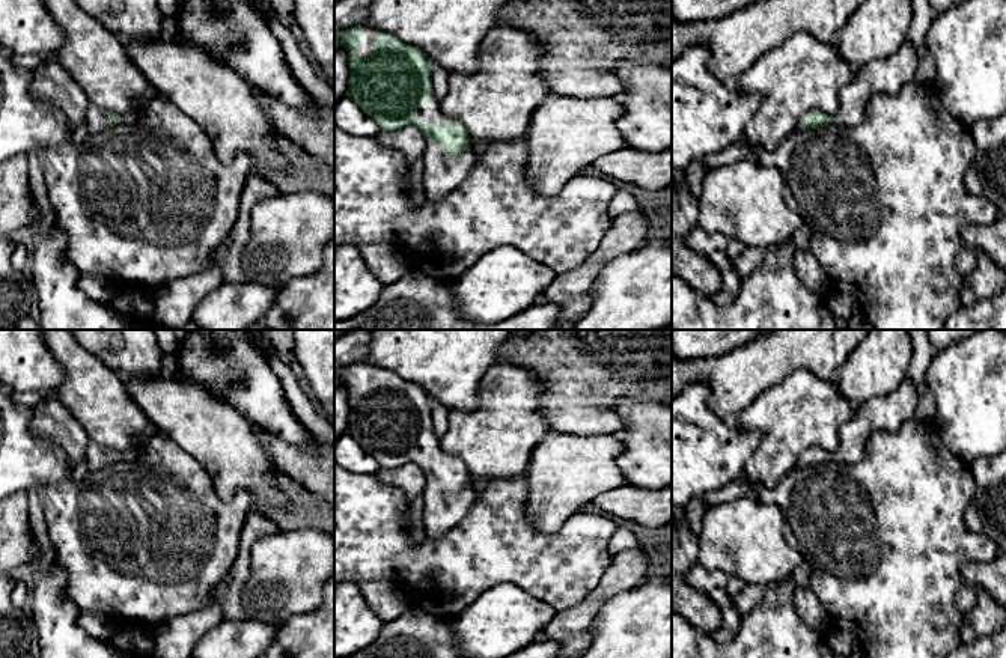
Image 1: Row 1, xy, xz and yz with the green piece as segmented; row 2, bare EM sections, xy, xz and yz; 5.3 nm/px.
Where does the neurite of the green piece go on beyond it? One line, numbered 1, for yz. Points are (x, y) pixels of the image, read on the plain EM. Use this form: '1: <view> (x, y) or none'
1: yz (886, 413)

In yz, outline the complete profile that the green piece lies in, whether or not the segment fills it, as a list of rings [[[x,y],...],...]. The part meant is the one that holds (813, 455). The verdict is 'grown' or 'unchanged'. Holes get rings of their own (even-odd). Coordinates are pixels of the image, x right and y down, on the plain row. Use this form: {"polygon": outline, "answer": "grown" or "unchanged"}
{"polygon": [[[907,376],[895,391],[870,398],[855,408],[852,419],[840,429],[840,444],[834,452],[810,447],[798,459],[797,468],[830,461],[858,462],[873,432],[895,432],[905,420],[914,417],[919,398],[920,393]]], "answer": "grown"}

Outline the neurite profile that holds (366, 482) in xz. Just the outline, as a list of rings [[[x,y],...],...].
[[[334,462],[334,583],[342,580],[387,580],[399,587],[413,608],[446,620],[473,604],[495,584],[512,583],[539,598],[557,611],[580,604],[604,577],[611,554],[608,544],[617,525],[596,510],[574,513],[559,532],[544,533],[527,515],[527,482],[523,476],[477,480],[468,513],[441,539],[425,536],[420,544],[411,539],[413,524],[404,518],[408,501],[402,489],[380,483],[372,474],[357,474]]]

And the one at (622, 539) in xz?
[[[617,529],[608,544],[608,553],[611,556],[620,554],[628,550],[639,548],[637,536],[628,529]]]

